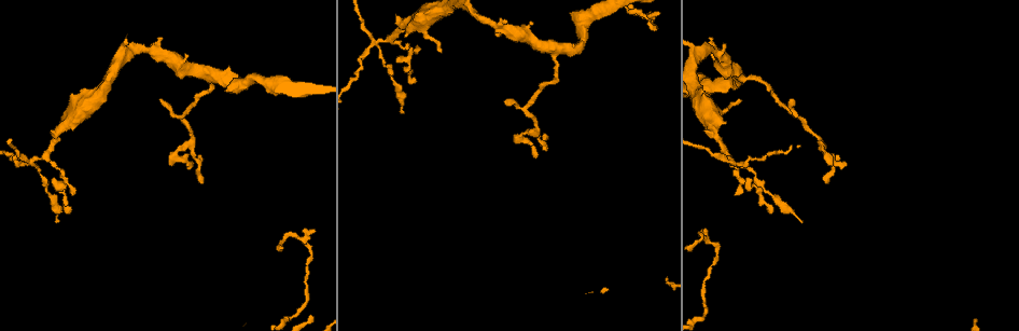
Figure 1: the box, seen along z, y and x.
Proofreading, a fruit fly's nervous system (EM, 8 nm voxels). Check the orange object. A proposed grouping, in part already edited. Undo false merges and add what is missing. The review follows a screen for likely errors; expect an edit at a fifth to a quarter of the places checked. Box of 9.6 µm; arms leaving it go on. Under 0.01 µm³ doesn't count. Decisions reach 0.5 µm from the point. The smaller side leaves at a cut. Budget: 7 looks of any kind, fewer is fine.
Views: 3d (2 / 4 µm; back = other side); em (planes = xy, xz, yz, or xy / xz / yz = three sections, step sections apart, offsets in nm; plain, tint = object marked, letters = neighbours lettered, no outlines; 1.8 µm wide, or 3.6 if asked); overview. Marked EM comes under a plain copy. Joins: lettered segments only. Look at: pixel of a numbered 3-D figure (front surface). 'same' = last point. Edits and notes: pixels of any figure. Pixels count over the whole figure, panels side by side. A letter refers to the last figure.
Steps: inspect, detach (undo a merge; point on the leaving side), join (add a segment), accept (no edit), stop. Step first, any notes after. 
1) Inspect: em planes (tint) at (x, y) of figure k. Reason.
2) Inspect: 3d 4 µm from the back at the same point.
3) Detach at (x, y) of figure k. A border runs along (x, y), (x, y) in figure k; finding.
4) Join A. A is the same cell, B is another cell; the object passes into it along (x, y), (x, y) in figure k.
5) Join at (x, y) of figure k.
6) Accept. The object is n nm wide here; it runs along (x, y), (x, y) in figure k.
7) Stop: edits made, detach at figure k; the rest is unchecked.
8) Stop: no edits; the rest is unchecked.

Inspect: 3d 2 µm at (58, 221) of figure 1. Long arm stops here.

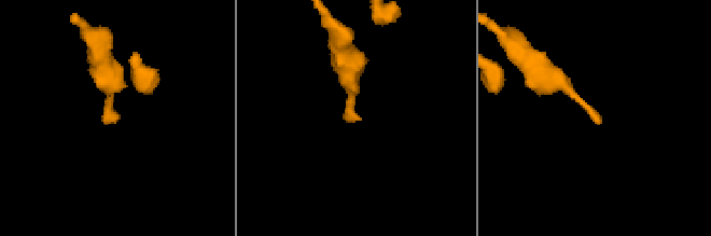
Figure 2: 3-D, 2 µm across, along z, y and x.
Inspect: em xz step 16 (letters) at (355, 117) of figure 2. Now the EM.

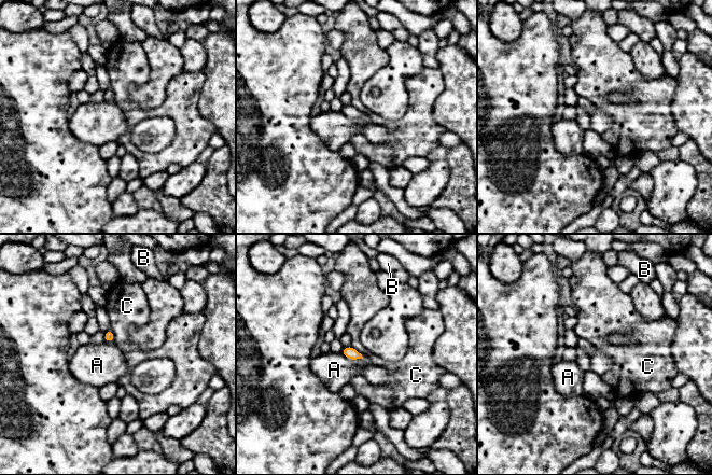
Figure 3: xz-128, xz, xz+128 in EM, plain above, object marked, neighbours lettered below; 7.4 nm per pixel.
Accept. A, B and C are other cells; a border runs along (350, 346), (363, 358) in figure 3; none of them fits.

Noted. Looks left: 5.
Inspect: em yz step 4 (tint) at (731, 162) of figure 1. Sharp bend.

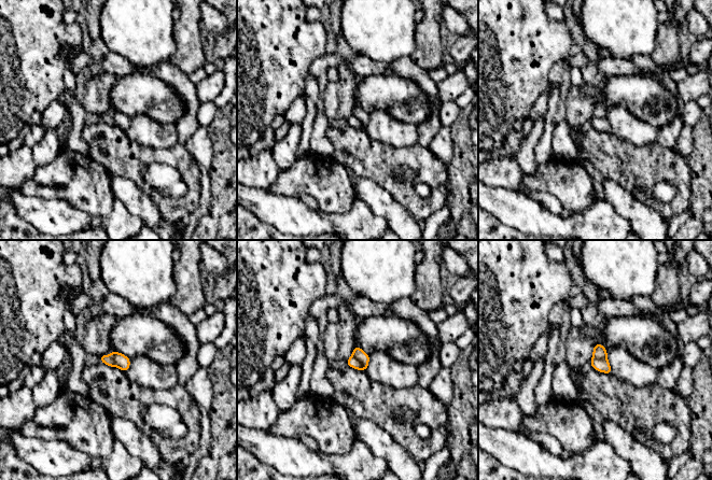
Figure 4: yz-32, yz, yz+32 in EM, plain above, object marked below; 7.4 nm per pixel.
Inspect: em planes (letters) at the same point.

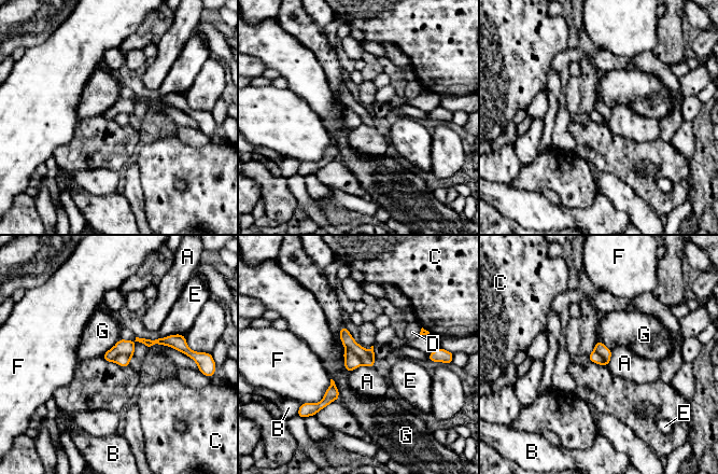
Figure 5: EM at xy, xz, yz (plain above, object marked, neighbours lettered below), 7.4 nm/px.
Detach at (348, 342) of figure 5. A, B, C, D, E, F and G are other cells; a border runs along (347, 348), (351, 349), (363, 364) in figure 5; two neurons meet here.

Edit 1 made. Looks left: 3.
Inspect: overview.

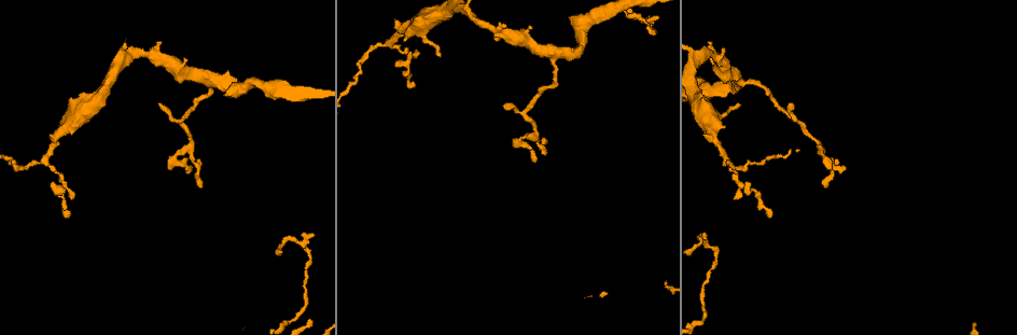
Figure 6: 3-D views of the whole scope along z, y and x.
Inspect: em planes (tint) at (159, 43) of figure 6. Branch stops here.

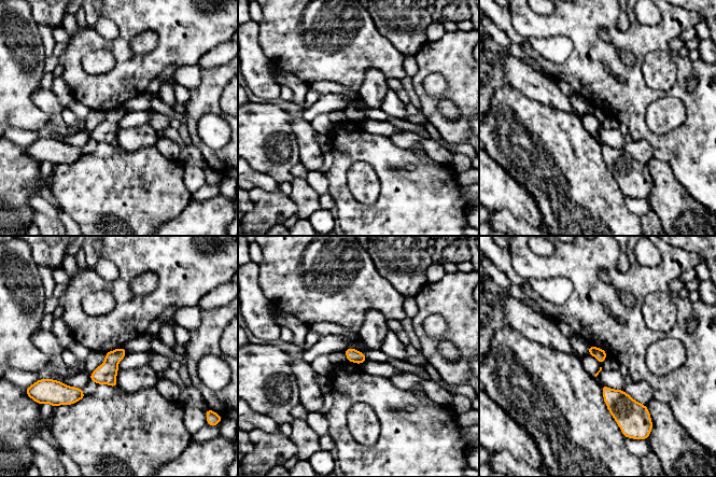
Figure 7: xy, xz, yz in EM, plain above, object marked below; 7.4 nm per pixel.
Inspect: em planes (letters) at the same point.

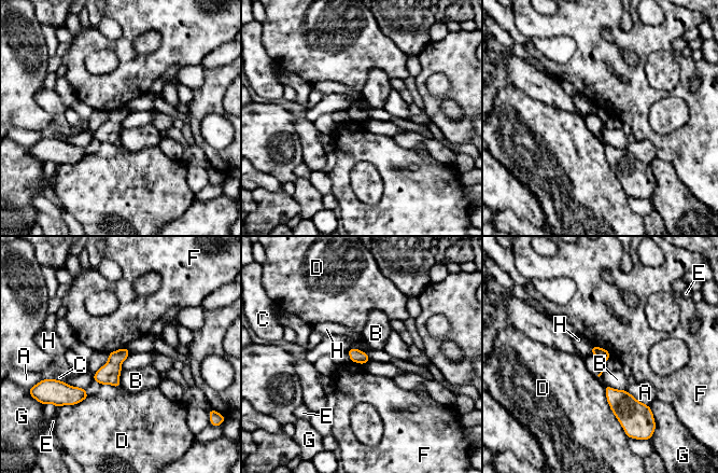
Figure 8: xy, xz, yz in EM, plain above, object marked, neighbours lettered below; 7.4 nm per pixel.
Accept. The longest contact is with D, 360 nm; A, B, C, D, E, F, G and H are other cells; a border runs along (592, 345), (605, 348), (610, 356) in figure 8; none of them fits.

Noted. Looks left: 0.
Stop: edits made, detach at figure 5; the rest is unchecked.

